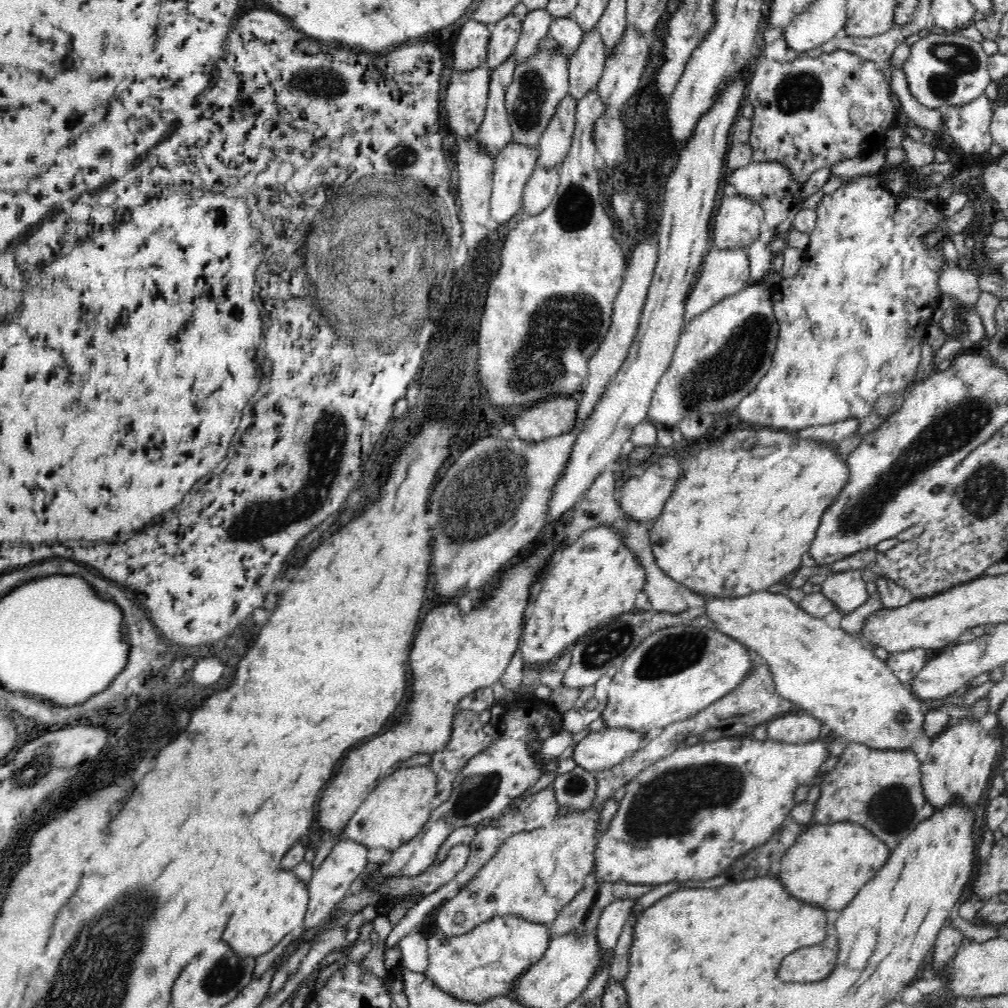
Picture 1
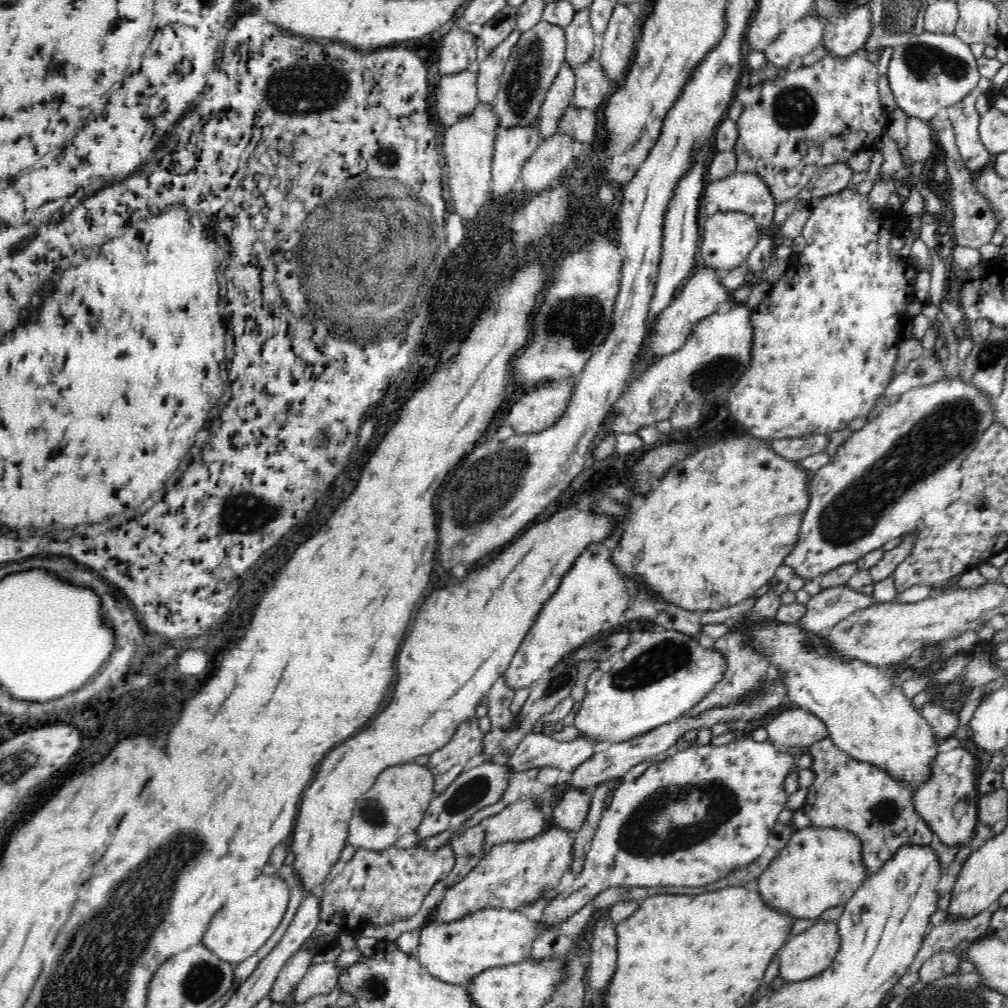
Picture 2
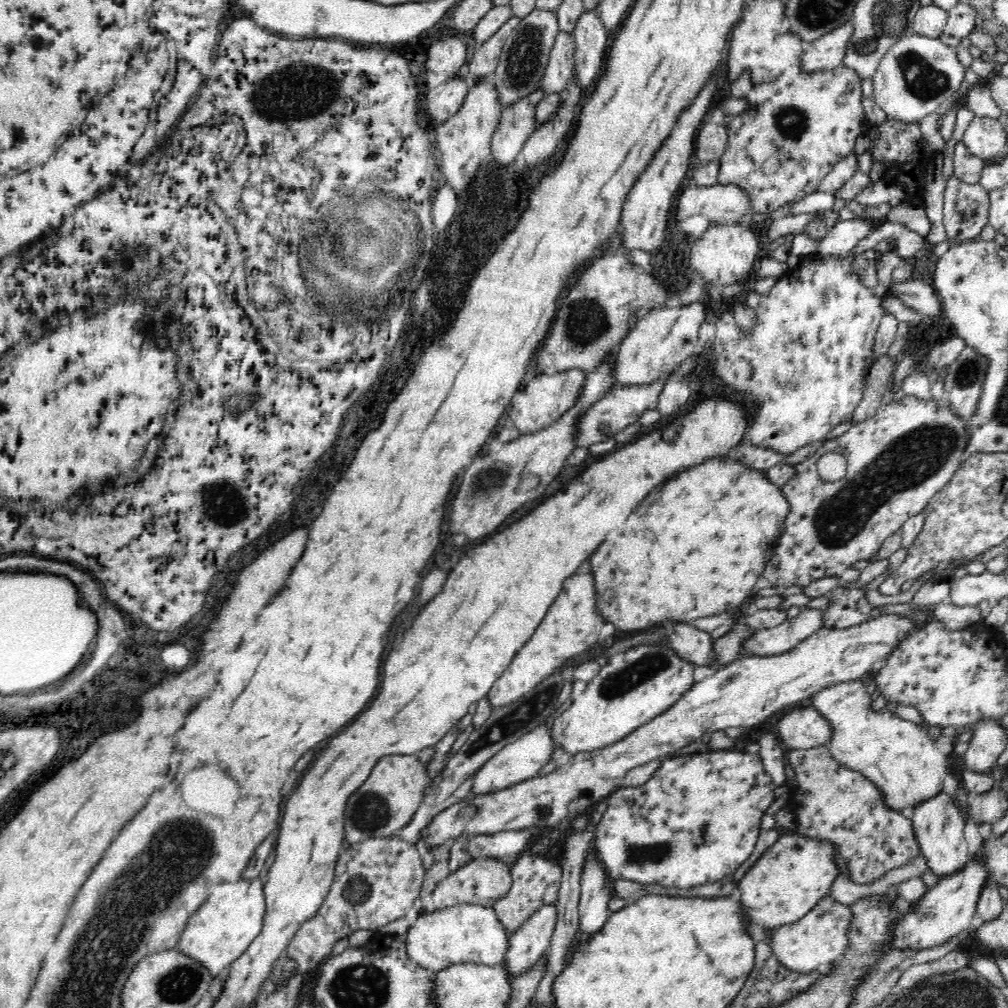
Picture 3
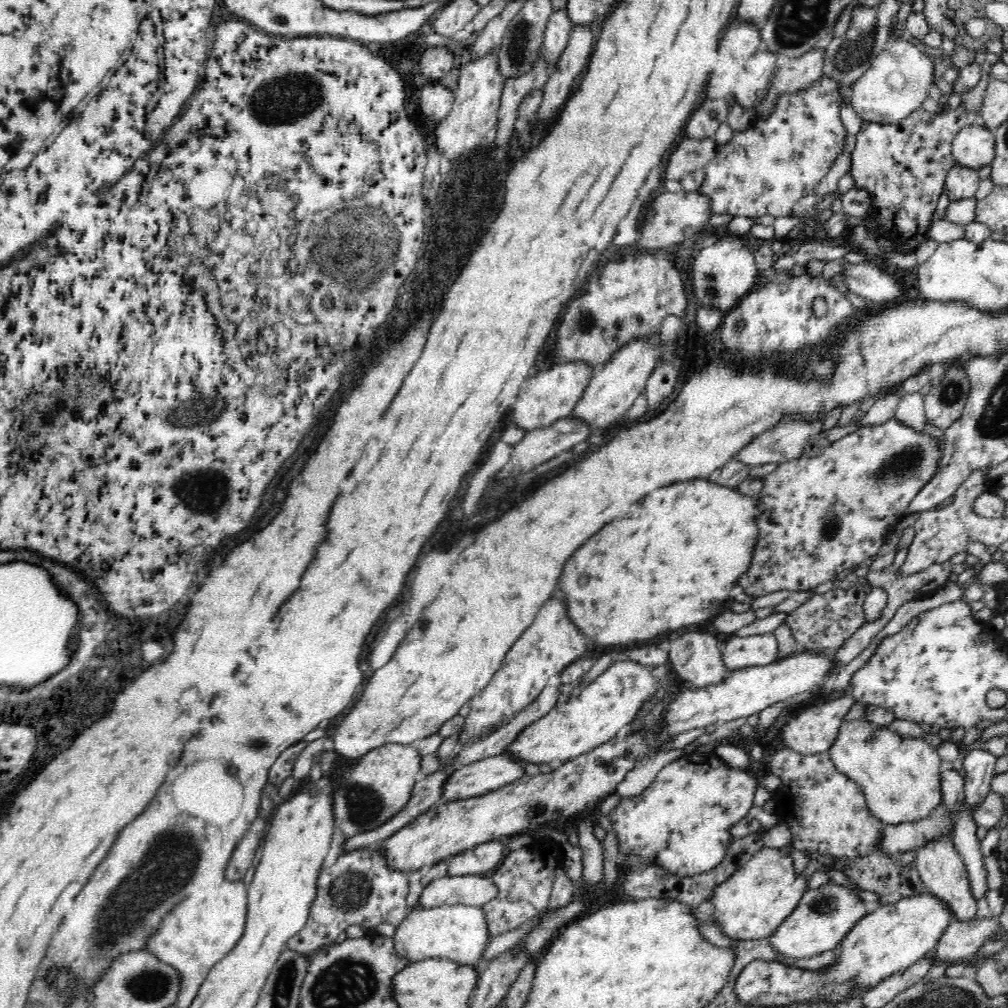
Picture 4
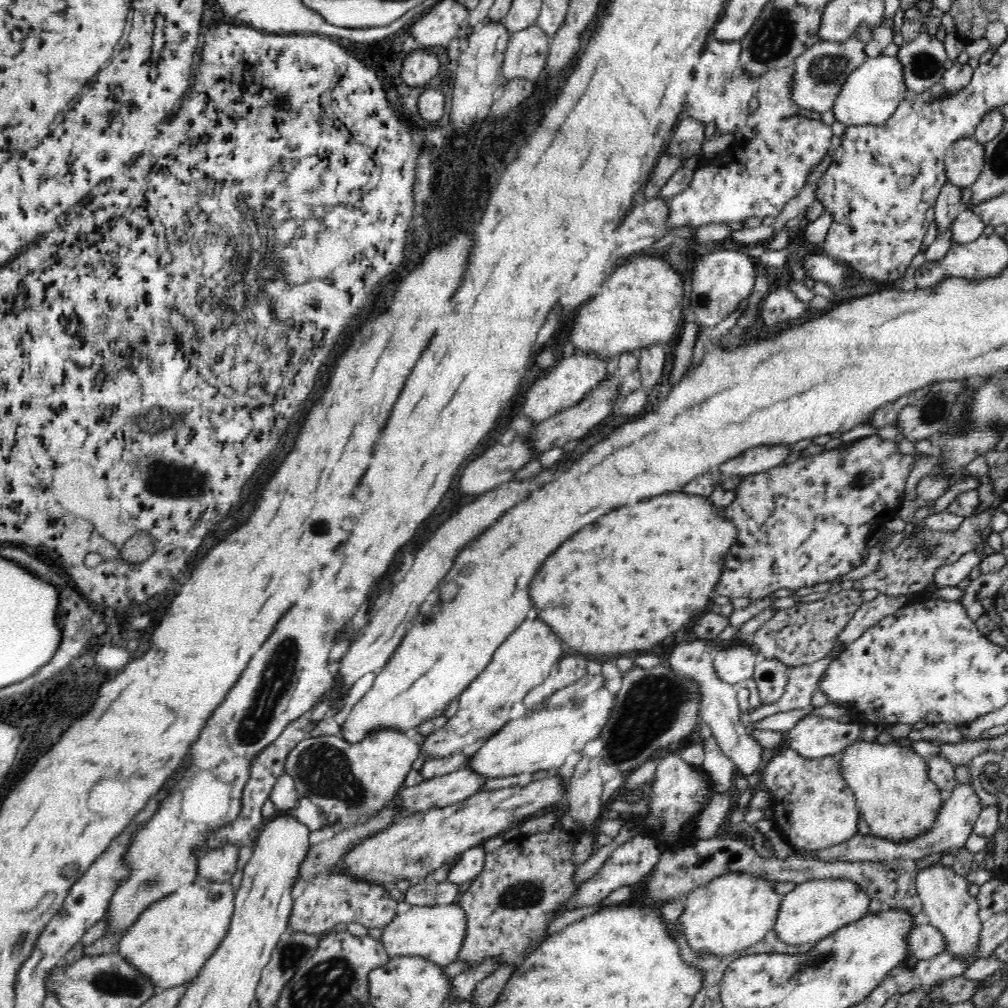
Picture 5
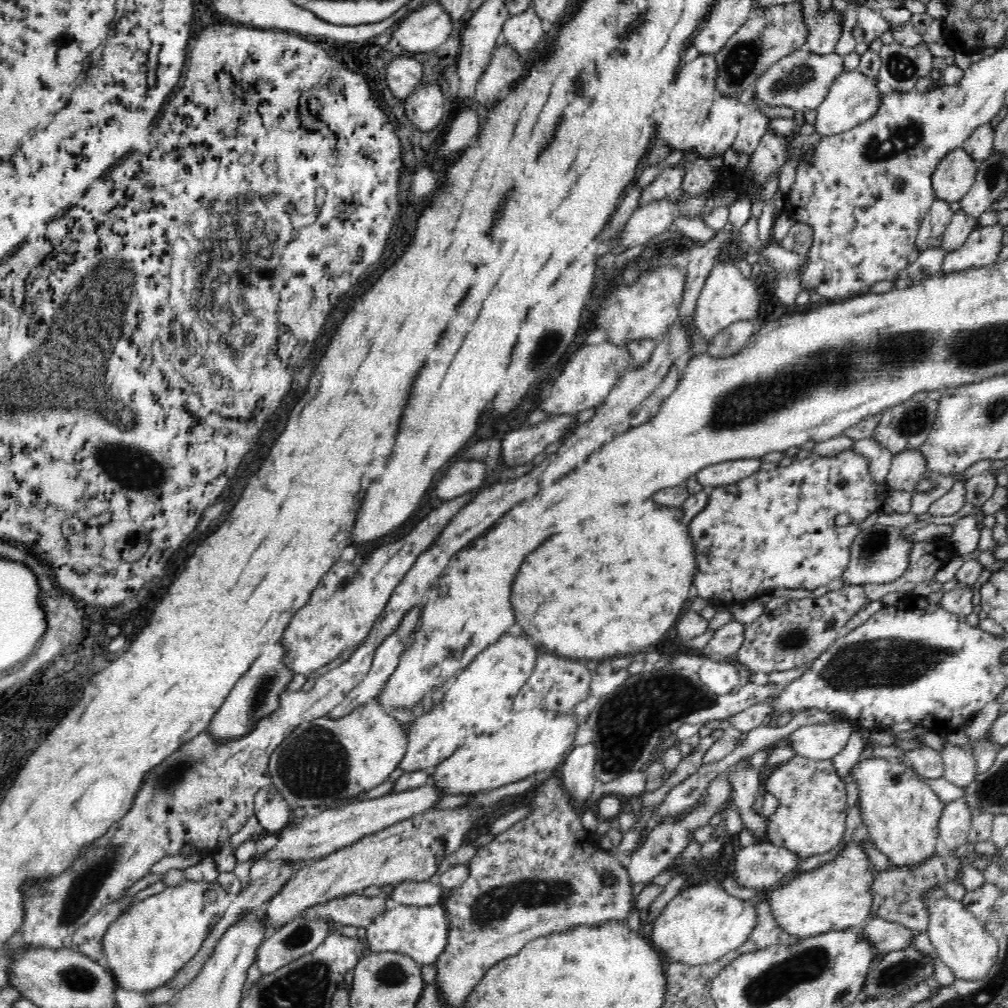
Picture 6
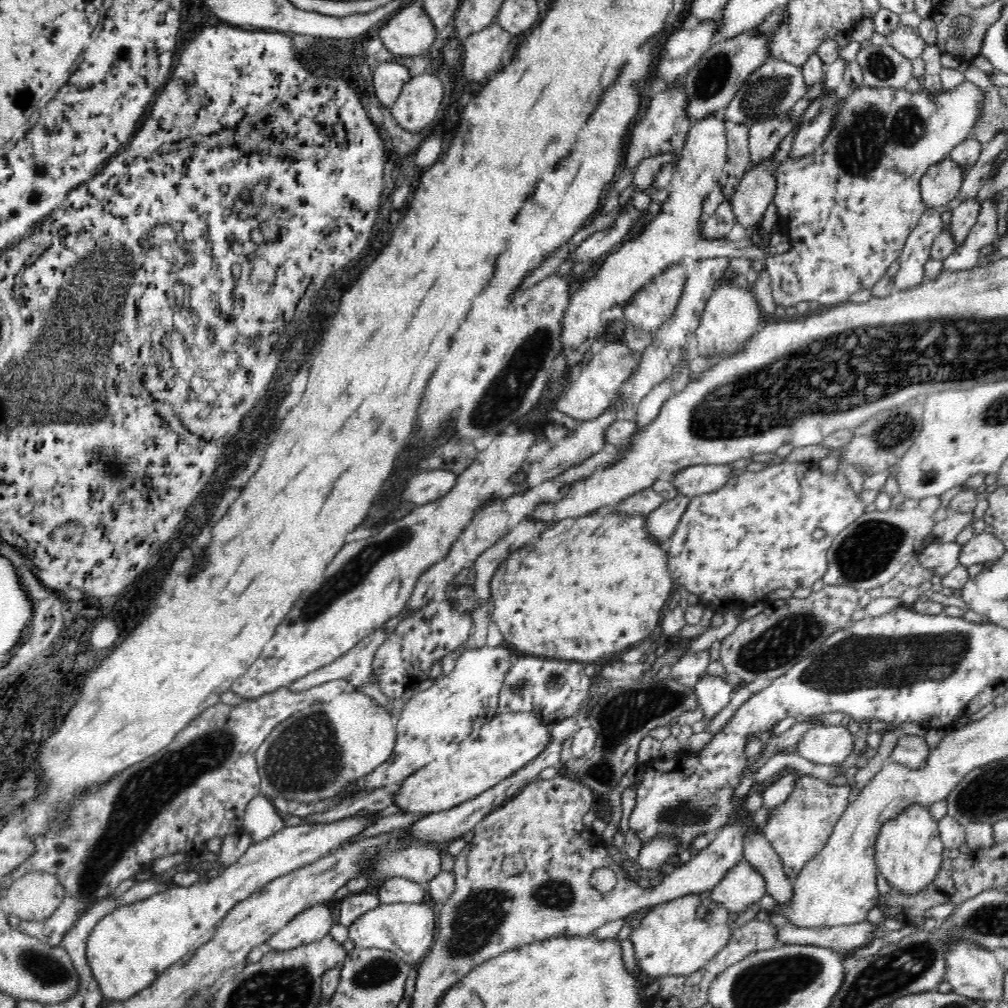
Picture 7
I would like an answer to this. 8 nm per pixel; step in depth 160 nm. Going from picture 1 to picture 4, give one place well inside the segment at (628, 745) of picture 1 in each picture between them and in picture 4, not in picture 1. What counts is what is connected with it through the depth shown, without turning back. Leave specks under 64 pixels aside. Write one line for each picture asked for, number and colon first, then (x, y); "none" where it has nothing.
2: (539, 750)
3: (521, 760)
4: (489, 774)

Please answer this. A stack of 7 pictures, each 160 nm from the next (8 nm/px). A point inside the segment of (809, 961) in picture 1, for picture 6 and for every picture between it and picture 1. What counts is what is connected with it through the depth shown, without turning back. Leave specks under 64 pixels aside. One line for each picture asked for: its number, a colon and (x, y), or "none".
2: (804, 955)
3: (818, 940)
4: (824, 915)
5: (815, 909)
6: (837, 896)

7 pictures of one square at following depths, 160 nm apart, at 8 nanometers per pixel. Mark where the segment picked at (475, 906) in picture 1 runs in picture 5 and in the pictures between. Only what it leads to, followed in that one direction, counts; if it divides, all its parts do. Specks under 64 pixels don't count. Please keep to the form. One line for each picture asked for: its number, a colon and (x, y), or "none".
2: (514, 875)
3: (484, 881)
4: (471, 890)
5: (430, 893)

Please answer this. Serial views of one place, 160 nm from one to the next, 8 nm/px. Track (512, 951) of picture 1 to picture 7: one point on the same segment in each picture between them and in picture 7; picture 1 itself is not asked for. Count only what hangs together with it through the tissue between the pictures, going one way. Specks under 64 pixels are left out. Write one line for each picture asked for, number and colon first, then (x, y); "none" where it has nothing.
2: (455, 952)
3: (466, 933)
4: (457, 932)
5: (437, 933)
6: (420, 932)
7: (407, 930)

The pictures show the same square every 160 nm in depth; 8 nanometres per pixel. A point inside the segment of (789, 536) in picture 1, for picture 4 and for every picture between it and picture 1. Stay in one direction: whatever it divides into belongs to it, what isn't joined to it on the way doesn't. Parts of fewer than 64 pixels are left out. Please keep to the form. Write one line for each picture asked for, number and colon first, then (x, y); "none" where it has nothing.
2: (726, 517)
3: (697, 545)
4: (673, 562)

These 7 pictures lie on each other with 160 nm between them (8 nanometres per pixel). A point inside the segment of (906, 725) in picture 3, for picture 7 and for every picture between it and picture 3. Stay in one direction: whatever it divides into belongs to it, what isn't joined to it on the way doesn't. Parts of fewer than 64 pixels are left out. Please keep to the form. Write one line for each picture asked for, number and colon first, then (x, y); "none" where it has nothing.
4: (900, 776)
5: (890, 783)
6: (901, 812)
7: (909, 852)

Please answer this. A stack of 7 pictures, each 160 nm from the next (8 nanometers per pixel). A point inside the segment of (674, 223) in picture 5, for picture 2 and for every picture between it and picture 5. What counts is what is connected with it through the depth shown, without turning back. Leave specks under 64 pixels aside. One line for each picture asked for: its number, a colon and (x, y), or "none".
2: (808, 117)
3: (778, 152)
4: (765, 169)

